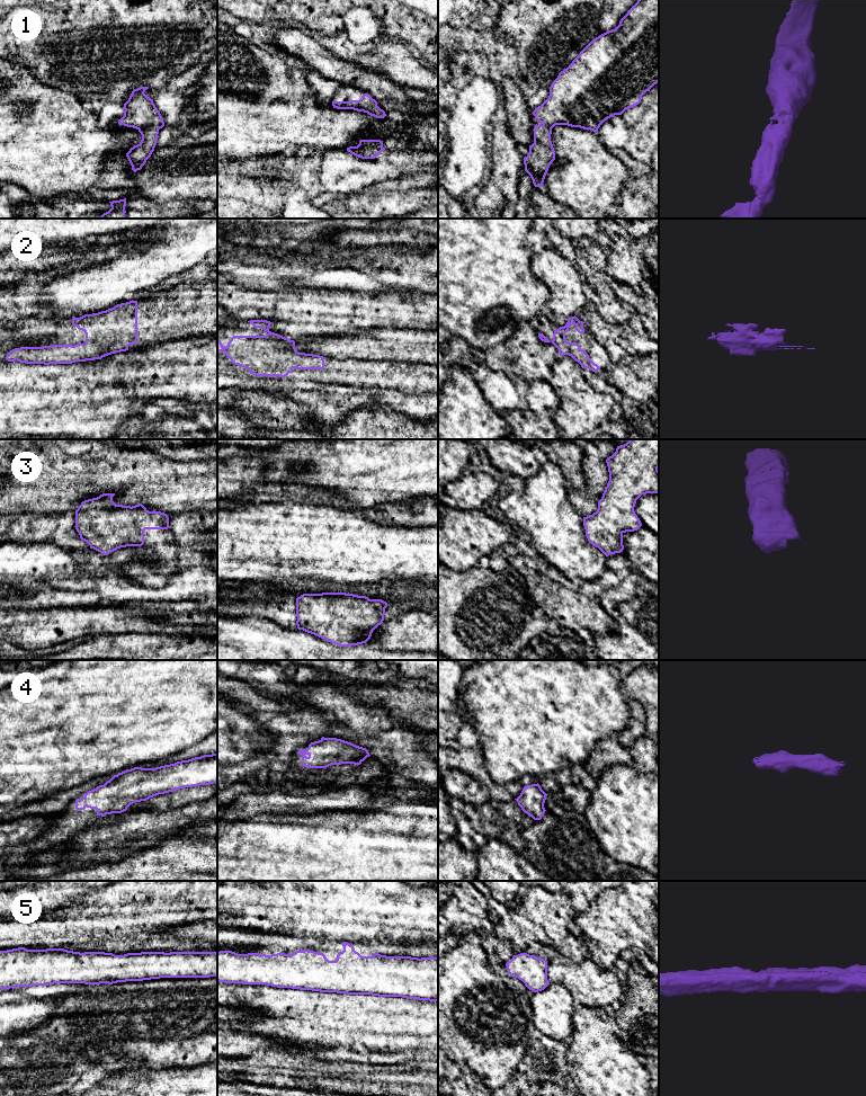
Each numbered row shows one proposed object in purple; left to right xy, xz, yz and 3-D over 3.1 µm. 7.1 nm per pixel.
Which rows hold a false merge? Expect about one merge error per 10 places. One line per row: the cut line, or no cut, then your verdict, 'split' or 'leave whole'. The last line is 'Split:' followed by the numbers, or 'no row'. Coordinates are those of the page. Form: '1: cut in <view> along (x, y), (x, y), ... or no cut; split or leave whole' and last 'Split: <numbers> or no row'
1: no cut; leave whole
2: no cut; leave whole
3: no cut; leave whole
4: no cut; leave whole
5: no cut; leave whole
Split: no row

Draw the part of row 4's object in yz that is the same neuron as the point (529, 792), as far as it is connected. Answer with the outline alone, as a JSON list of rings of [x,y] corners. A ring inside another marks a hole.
[[[537,783],[524,786],[520,795],[515,800],[525,813],[534,820],[541,820],[546,811],[544,808],[546,796],[547,794]]]

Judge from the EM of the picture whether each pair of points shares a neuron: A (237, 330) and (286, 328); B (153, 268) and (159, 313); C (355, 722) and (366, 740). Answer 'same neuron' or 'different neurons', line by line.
A: different neurons
B: different neurons
C: different neurons

